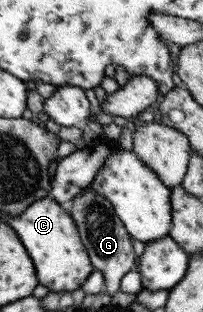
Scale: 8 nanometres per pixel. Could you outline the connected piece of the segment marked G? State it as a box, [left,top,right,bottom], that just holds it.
[66,189,134,295]

